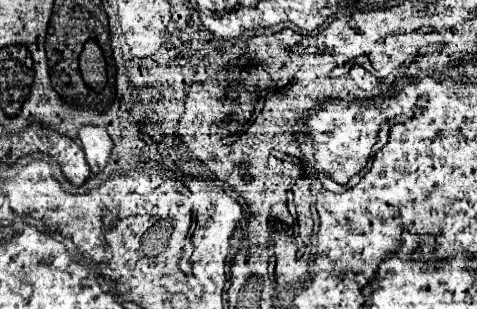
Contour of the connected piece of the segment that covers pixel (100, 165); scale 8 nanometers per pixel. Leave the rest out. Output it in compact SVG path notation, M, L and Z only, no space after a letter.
M80 125L78 139L82 143L82 149L86 153L86 161L92 169L92 173L100 173L108 161L112 139L106 133L104 127L98 125Z

